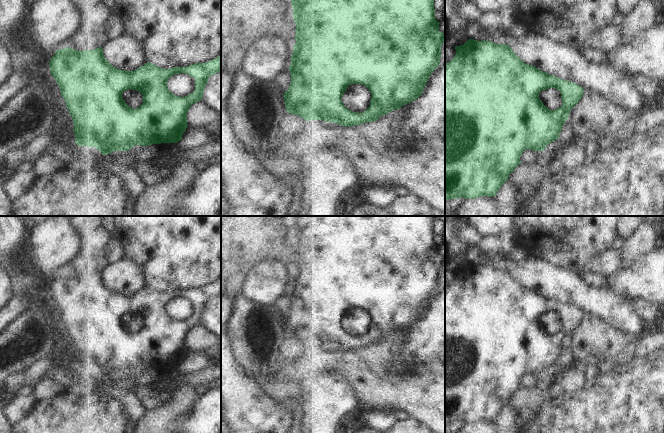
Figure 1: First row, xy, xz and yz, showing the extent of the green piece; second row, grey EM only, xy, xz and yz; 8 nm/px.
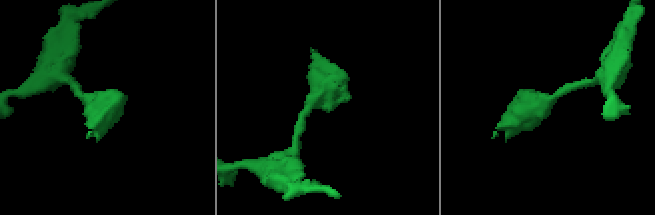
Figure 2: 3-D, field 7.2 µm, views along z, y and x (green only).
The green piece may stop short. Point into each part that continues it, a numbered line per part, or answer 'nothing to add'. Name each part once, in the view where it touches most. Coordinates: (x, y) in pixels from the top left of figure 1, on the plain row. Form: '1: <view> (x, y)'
1: xz (357, 321).

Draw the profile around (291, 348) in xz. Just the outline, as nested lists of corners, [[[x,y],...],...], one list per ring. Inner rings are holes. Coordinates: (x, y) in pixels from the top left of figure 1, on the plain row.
[[[287,337],[281,344],[280,351],[288,361],[294,361],[304,347],[305,344],[300,340]]]

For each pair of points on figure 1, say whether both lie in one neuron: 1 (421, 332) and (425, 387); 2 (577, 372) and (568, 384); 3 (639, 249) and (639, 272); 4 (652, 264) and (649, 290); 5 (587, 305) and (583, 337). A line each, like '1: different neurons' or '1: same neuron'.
1: different neurons
2: same neuron
3: different neurons
4: same neuron
5: different neurons

